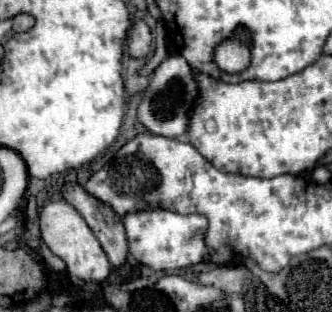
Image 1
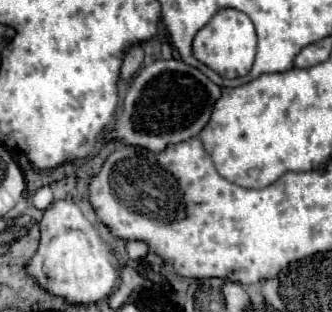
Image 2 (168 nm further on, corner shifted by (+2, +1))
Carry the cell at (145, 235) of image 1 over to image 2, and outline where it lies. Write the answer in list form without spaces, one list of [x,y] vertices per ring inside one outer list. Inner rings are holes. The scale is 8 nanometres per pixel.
[[[127,241],[127,253],[131,259],[139,261],[149,253],[149,245],[145,241]]]

